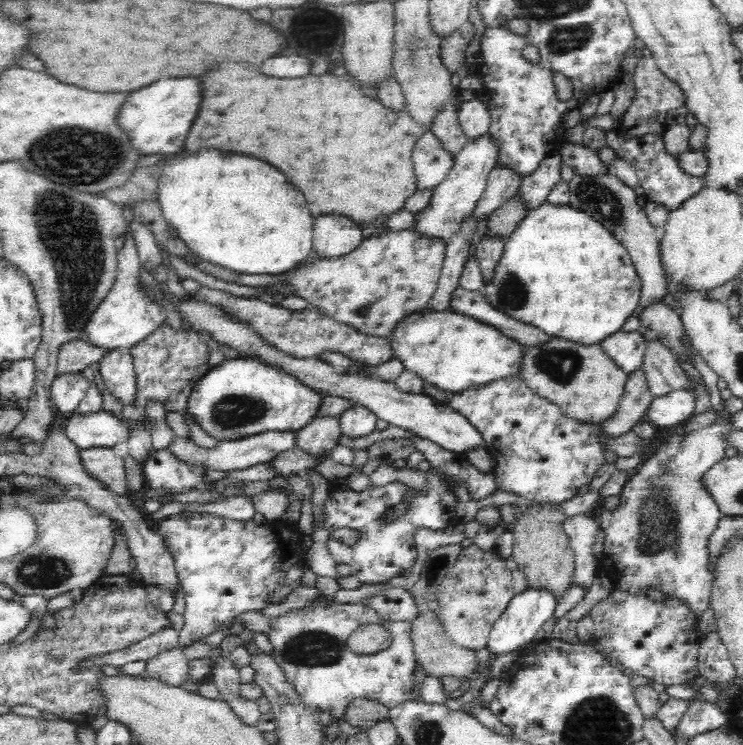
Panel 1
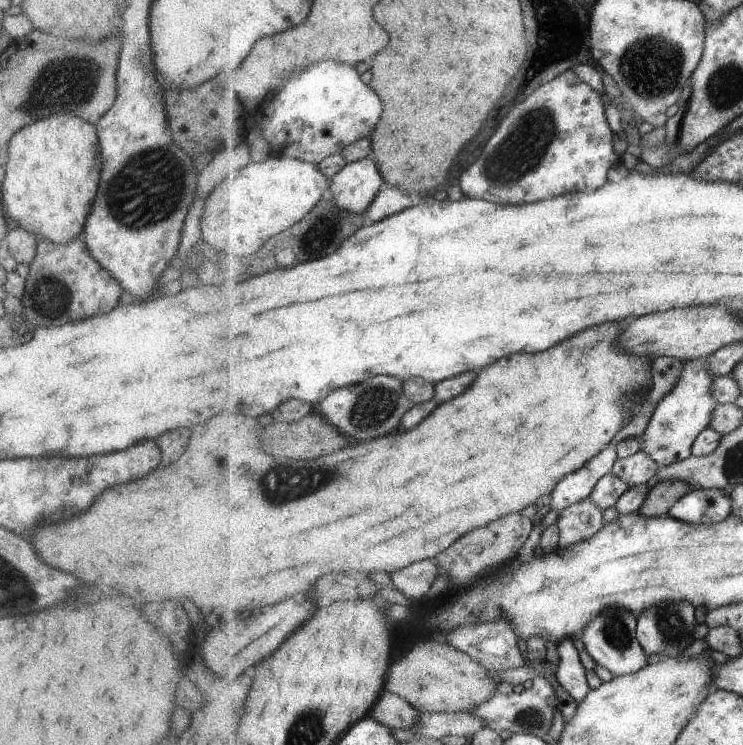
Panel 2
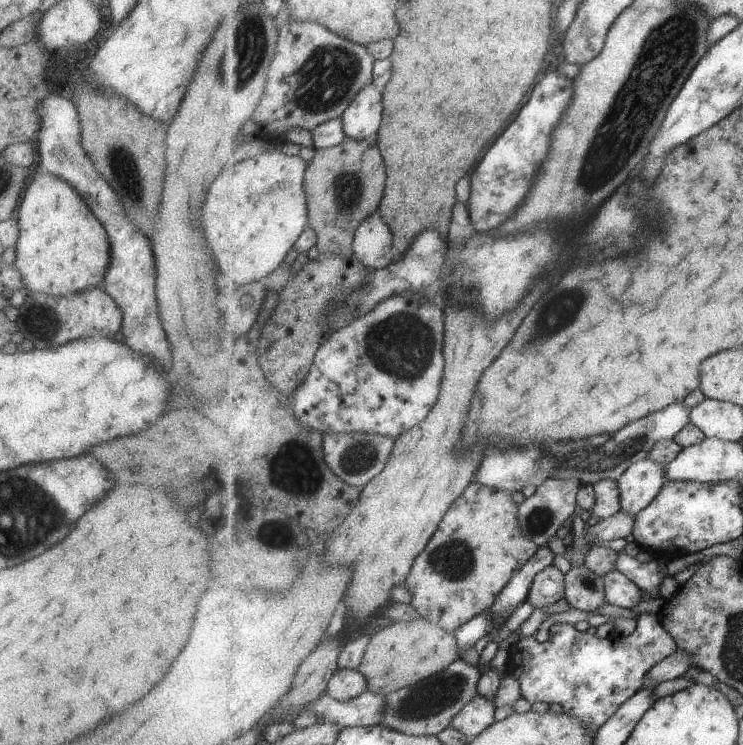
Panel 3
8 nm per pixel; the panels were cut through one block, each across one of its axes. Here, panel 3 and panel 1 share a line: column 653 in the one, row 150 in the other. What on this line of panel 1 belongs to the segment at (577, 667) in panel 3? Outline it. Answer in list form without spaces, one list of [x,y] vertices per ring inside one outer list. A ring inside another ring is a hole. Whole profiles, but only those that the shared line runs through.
[[[616,128],[607,132],[606,144],[615,152],[615,156],[627,160],[638,173],[639,185],[644,188],[644,196],[651,202],[662,204],[668,211],[677,210],[690,196],[698,192],[705,179],[686,174],[679,165],[679,157],[666,152],[663,132],[656,131],[644,136],[622,138]]]

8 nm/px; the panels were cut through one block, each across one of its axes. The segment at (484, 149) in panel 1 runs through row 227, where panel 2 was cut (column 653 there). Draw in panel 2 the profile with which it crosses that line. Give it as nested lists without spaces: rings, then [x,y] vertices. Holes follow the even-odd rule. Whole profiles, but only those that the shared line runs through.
[[[706,358],[684,362],[684,370],[679,383],[659,404],[650,421],[642,441],[645,450],[660,467],[682,462],[693,455],[692,447],[699,434],[710,427],[712,413],[717,403],[710,392],[715,377],[706,372]]]

